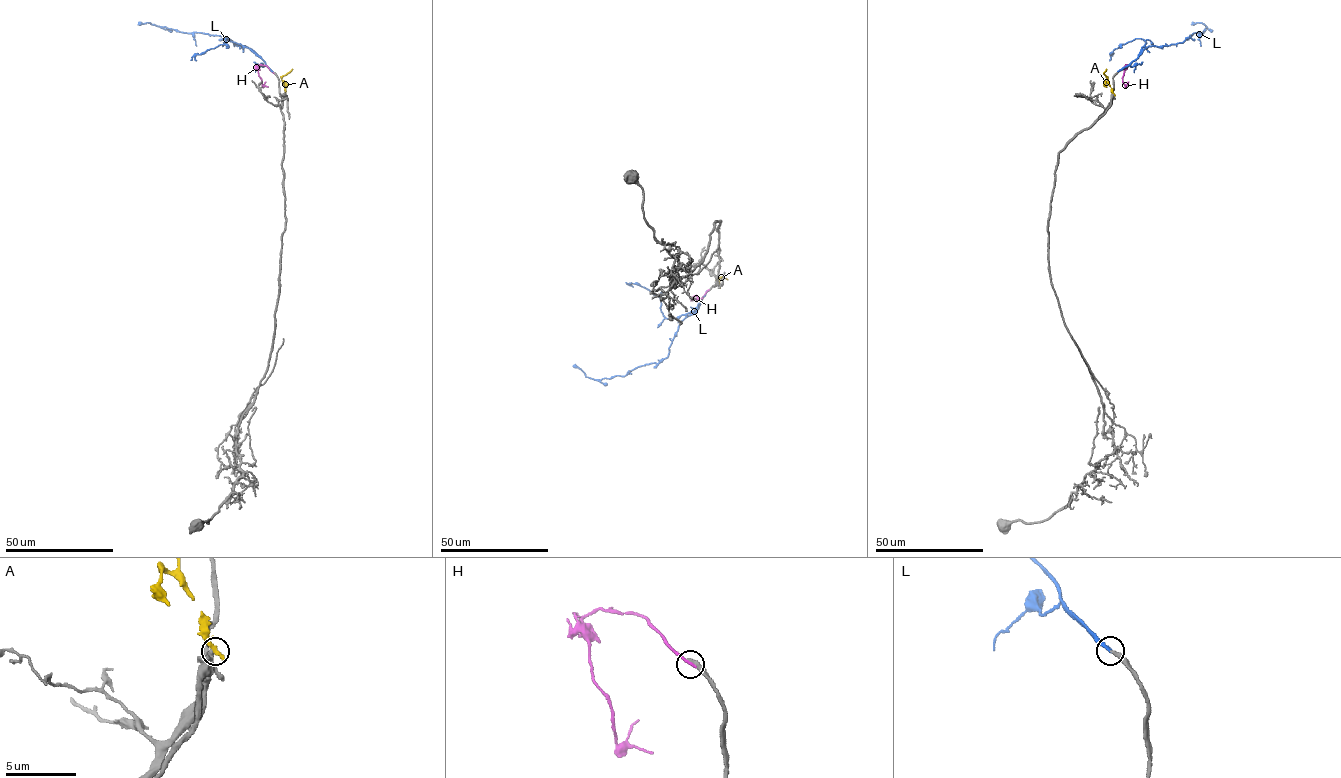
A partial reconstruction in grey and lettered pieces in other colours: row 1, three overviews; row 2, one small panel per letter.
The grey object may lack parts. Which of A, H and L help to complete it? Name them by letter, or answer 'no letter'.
L

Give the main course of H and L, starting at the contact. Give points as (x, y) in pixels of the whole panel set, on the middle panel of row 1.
H: (709, 289), (701, 299), (692, 300), (695, 295), (703, 298)
L: (708, 290), (698, 308), (681, 321), (669, 355), (657, 364), (600, 380), (586, 377), (573, 365)

